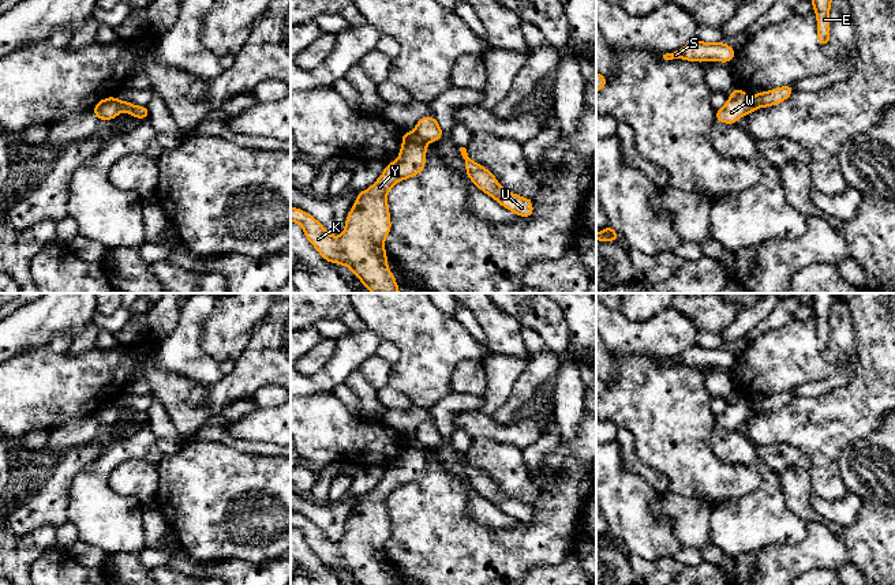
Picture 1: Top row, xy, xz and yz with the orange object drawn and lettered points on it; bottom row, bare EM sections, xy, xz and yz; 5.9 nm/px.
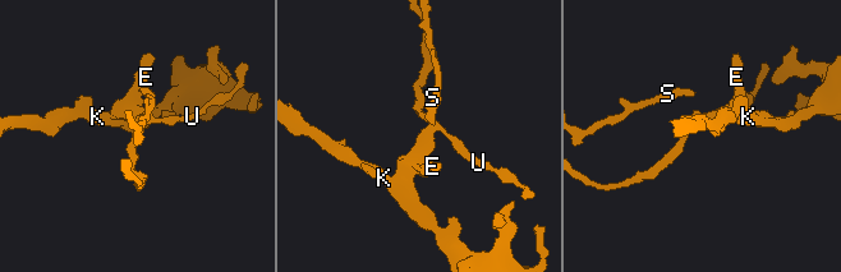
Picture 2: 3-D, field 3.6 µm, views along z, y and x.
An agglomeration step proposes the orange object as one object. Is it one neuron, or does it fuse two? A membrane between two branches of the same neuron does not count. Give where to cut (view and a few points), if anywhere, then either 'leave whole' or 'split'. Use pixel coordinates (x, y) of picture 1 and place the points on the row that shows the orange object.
cut yz (749, 100), (746, 113); split

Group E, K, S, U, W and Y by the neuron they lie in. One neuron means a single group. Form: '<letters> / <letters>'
E K Y / S U W

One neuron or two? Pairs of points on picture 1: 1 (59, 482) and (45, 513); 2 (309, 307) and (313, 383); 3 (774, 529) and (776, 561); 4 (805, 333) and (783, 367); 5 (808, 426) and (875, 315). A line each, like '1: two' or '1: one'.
1: one
2: two
3: two
4: one
5: one

